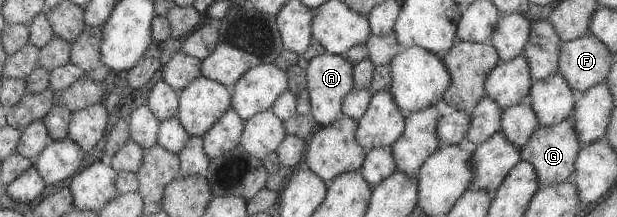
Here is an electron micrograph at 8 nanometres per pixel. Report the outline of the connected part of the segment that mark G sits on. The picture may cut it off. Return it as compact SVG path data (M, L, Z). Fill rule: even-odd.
M567 116L553 125L538 125L525 142L525 145L520 149L520 159L533 166L538 187L542 188L569 179L574 168L577 152L581 148L582 145L577 139L574 130L573 118Z

